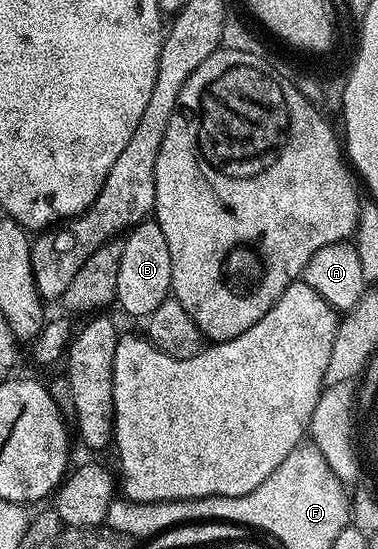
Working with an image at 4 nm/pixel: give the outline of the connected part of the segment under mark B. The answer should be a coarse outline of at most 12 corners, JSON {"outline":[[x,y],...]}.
{"outline":[[156,220],[123,237],[116,304],[144,319],[170,300]]}

